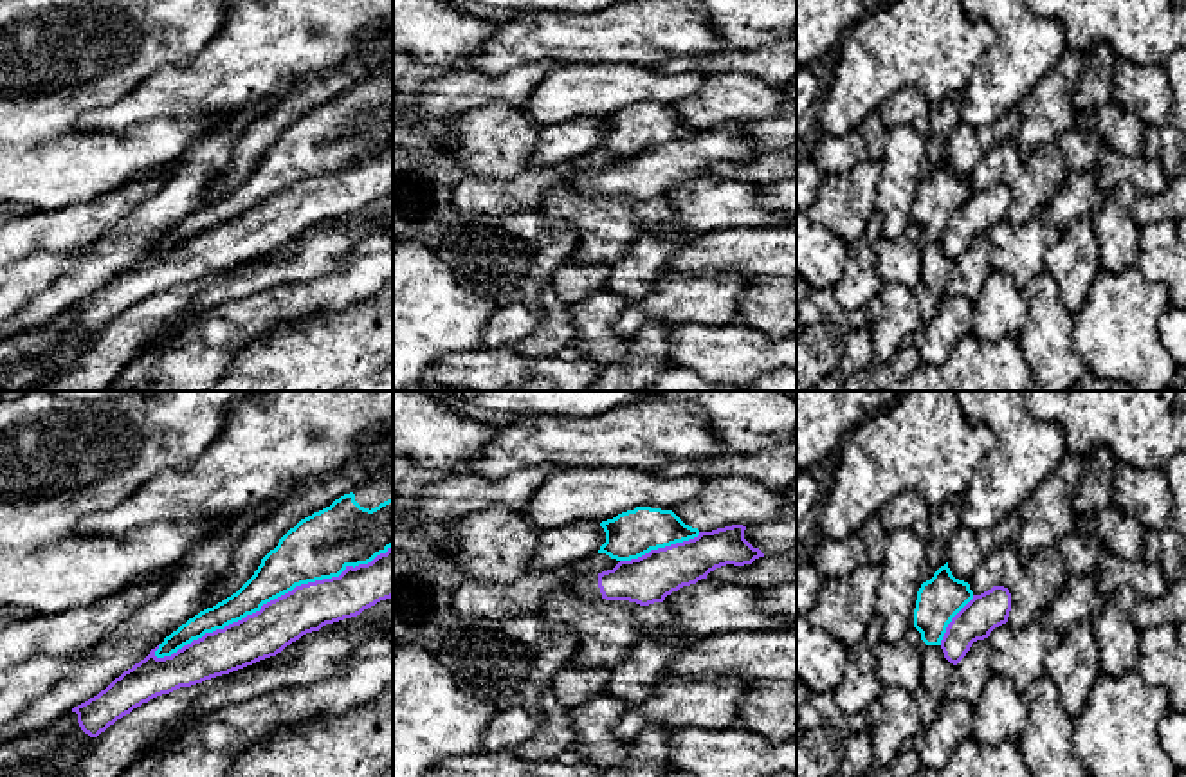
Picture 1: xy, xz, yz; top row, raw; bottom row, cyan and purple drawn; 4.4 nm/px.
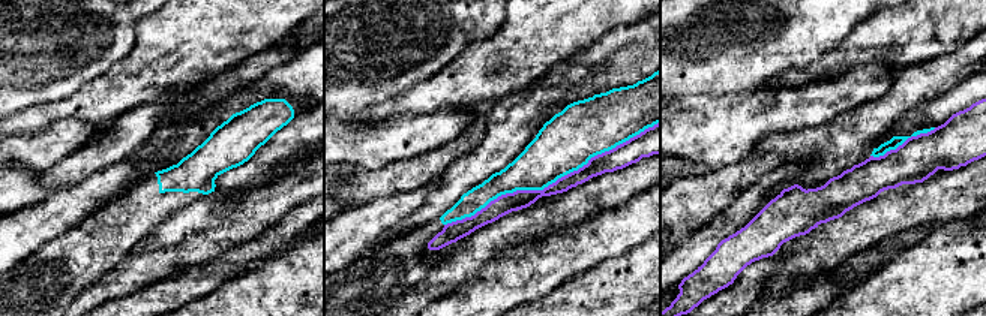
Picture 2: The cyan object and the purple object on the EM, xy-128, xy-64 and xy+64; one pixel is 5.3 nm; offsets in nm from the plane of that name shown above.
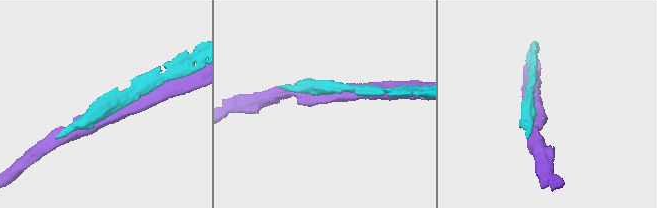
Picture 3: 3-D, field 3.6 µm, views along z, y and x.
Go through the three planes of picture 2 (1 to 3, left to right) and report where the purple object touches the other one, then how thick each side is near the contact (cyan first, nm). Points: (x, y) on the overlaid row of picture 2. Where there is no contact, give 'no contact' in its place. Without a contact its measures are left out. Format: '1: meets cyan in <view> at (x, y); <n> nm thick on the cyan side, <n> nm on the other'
1: no contact
2: meets cyan in xy-64 at (551, 183); 300 nm thick on the cyan side, 100 nm on the other
3: meets cyan in xy+64 at (902, 143); 60 nm thick on the cyan side, 240 nm on the other

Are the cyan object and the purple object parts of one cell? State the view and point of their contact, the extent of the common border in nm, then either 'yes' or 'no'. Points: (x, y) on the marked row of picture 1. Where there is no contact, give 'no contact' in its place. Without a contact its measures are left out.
contact xy (273, 599); length 1150 nm; no

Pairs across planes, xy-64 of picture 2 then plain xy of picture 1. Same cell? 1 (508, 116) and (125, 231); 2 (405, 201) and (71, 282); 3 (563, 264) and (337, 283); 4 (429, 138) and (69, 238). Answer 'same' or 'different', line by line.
1: same
2: different
3: same
4: different

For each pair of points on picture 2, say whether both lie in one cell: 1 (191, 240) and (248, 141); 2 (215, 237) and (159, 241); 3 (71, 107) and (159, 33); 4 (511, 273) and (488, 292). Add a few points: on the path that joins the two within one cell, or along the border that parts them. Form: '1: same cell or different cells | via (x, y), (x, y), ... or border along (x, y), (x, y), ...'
1: different cells | border along (213, 190), (182, 208)
2: same cell | via (201, 237), (186, 237), (173, 241)
3: same cell | via (95, 102), (141, 57)
4: same cell | via (506, 279), (494, 291)

